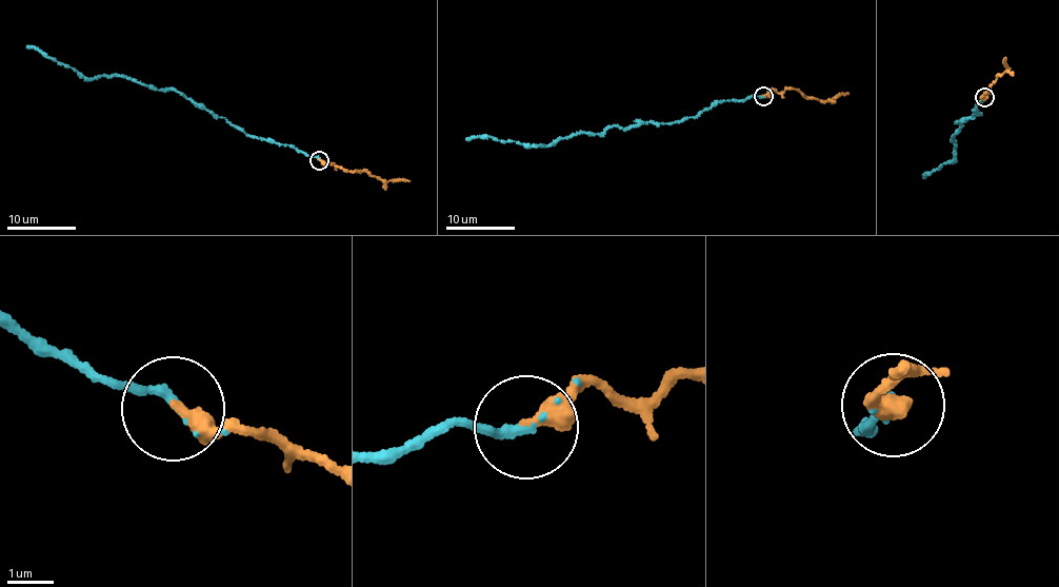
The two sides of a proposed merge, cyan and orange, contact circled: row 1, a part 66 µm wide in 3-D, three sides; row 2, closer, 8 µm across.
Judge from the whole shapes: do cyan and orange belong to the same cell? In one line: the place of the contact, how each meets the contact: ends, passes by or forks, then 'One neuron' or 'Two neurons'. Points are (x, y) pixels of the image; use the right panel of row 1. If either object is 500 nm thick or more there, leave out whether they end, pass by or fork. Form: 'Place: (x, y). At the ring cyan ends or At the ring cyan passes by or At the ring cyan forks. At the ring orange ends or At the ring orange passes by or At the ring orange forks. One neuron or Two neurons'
Place: (984, 97). At the ring cyan passes by. At the ring orange ends. One neuron

